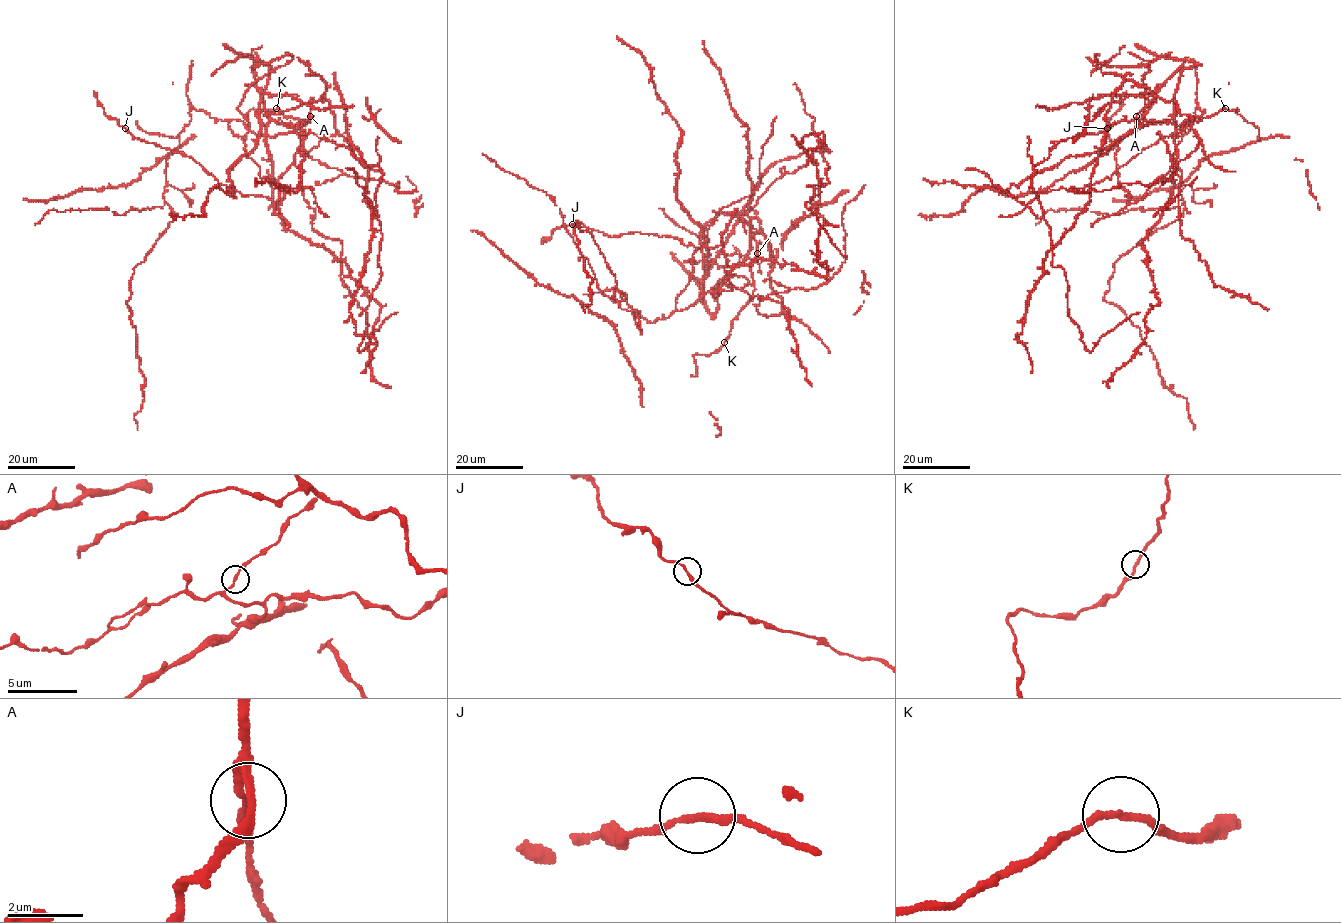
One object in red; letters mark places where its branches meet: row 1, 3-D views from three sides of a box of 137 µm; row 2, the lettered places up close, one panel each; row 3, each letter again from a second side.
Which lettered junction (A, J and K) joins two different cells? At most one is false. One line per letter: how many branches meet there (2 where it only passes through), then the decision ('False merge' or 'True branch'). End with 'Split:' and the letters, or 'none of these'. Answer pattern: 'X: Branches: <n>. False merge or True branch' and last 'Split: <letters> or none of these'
A: Branches: 2. True branch
J: Branches: 2. True branch
K: Branches: 2. True branch
Split: none of these

